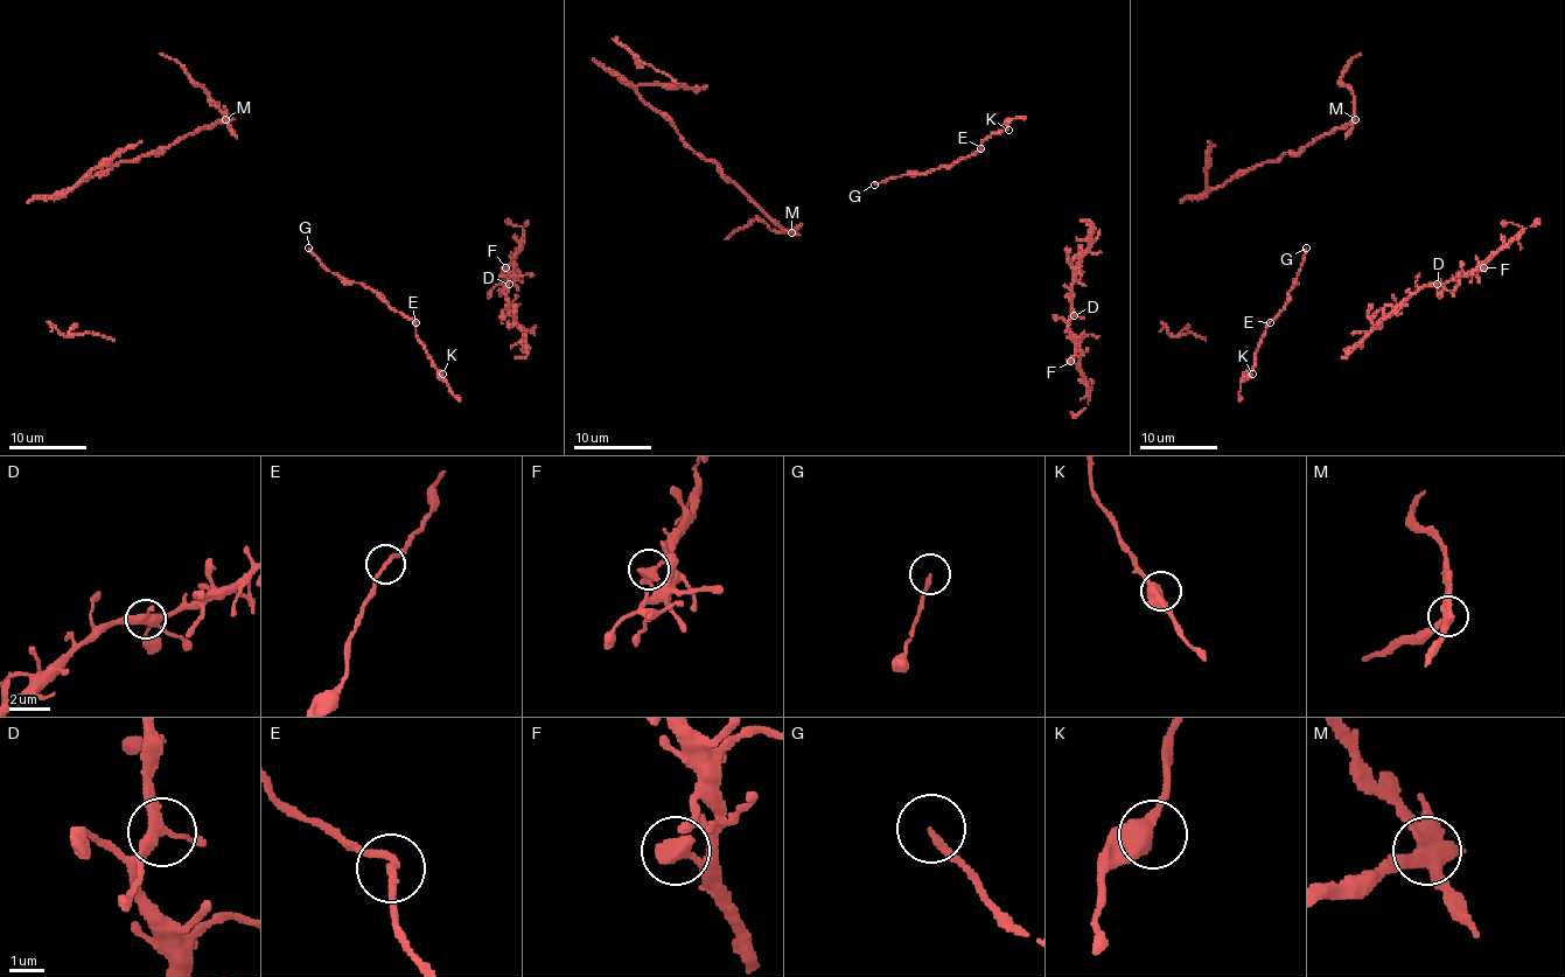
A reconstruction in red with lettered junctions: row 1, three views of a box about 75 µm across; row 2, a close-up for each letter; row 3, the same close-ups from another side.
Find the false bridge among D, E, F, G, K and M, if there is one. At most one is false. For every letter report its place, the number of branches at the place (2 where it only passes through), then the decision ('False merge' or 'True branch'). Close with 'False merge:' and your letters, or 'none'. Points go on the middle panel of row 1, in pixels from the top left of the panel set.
D: Place: (1074, 315). Branches: 4. True branch
E: Place: (980, 148). Branches: 2. True branch
F: Place: (1070, 361). Branches: 1. True branch
G: Place: (874, 185). Branches: 1. True branch
K: Place: (1008, 130). Branches: 2. True branch
M: Place: (791, 232). Branches: 4. False merge
False merge: M

